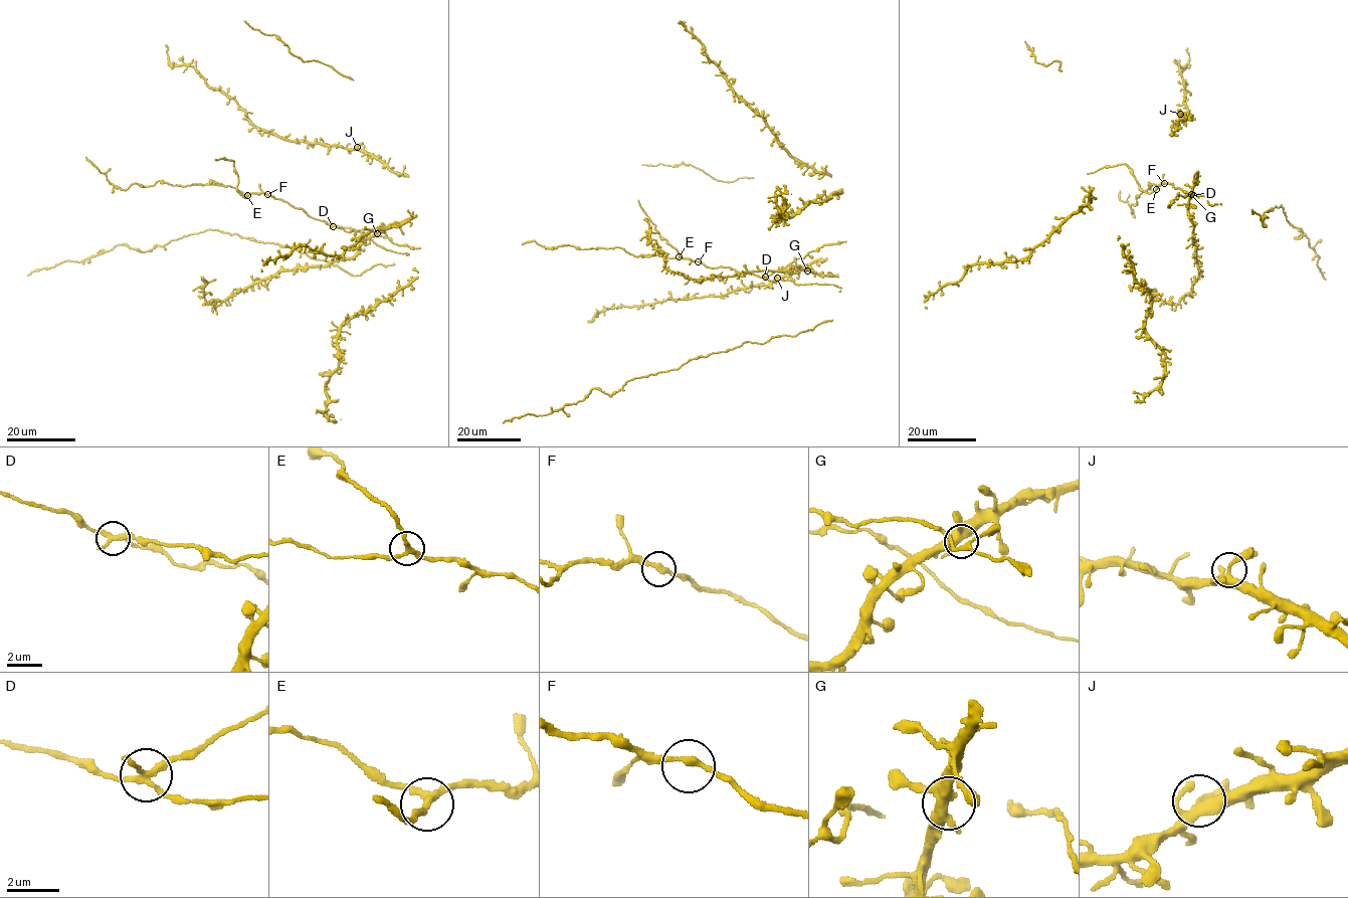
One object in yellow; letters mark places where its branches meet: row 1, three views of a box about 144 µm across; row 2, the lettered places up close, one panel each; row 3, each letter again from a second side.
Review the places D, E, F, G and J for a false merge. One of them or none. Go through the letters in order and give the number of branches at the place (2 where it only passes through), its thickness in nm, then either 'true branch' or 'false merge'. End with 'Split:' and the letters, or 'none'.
D: 4 | 240 nm | false merge
E: 3 | 240 nm | true branch
F: 2 | 240 nm | true branch
G: 4 | 440 nm | true branch
J: 4 | 280 nm | true branch
Split: D

